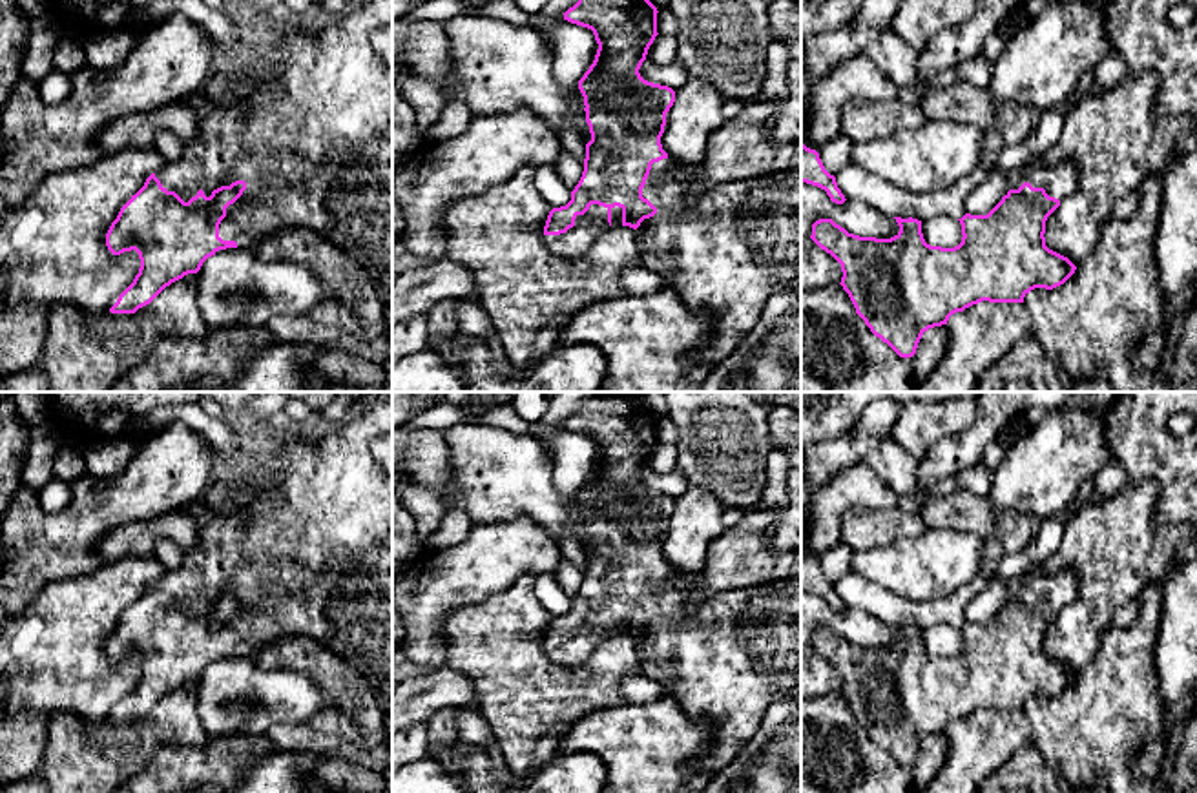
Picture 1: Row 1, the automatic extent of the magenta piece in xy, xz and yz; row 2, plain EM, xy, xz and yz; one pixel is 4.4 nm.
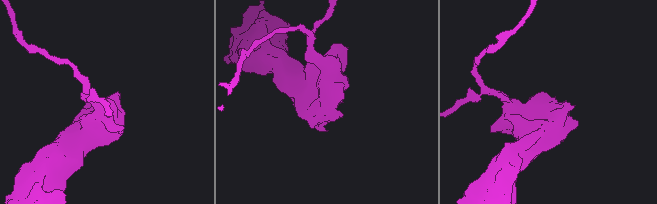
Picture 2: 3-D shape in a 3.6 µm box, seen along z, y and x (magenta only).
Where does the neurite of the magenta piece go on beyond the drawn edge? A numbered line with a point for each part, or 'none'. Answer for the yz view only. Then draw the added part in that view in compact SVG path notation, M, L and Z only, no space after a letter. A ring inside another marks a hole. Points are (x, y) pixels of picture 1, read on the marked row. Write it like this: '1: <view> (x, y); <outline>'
1: yz (1059, 181); M1062 160L1055 166L1029 164L1011 170L1007 182L1011 190L1018 190L1024 182L1029 182L1033 188L1044 188L1049 197L1062 202L1077 190L1078 177L1075 162Z

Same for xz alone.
1: xz (582, 236); M591 204L584 215L577 215L573 228L560 235L544 235L544 241L546 246L558 255L578 257L586 253L608 228L608 208Z

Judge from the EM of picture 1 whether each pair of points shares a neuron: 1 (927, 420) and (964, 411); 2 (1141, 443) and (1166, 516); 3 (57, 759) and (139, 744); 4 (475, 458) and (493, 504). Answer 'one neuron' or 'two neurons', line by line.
1: one neuron
2: one neuron
3: one neuron
4: one neuron

